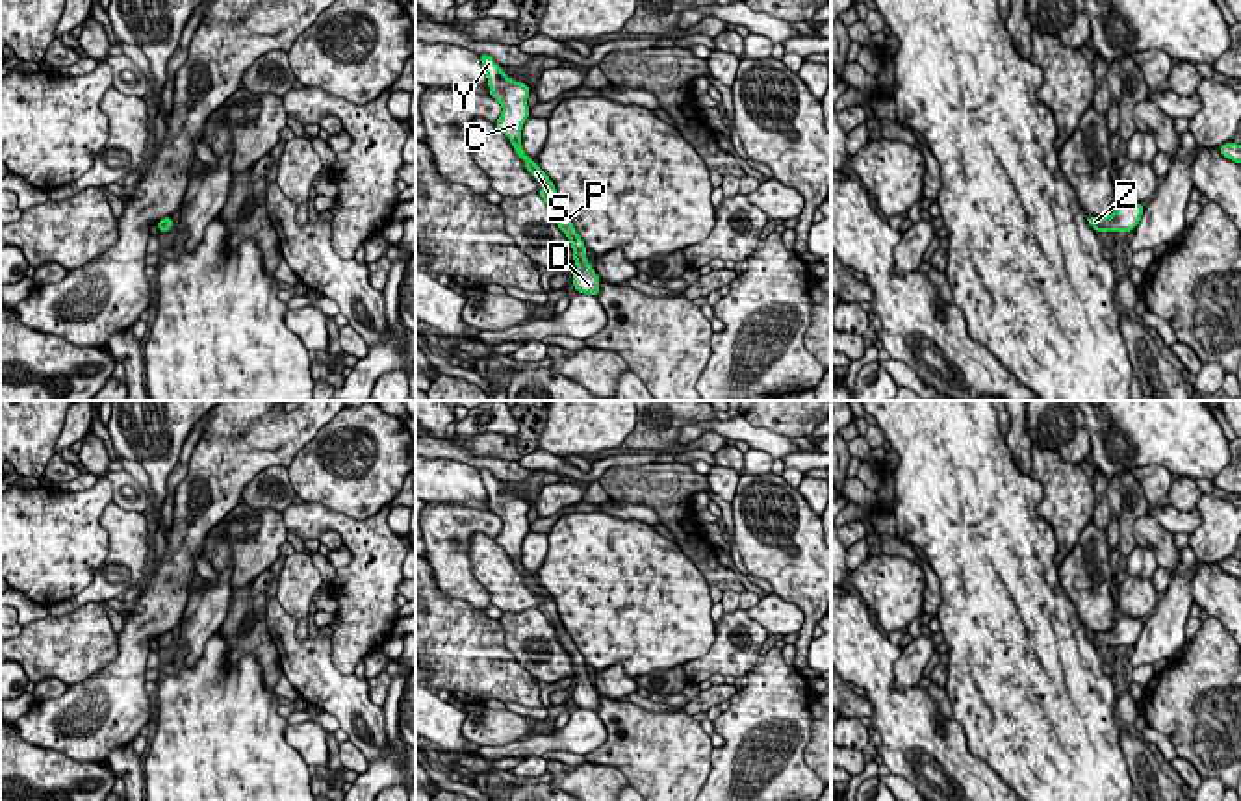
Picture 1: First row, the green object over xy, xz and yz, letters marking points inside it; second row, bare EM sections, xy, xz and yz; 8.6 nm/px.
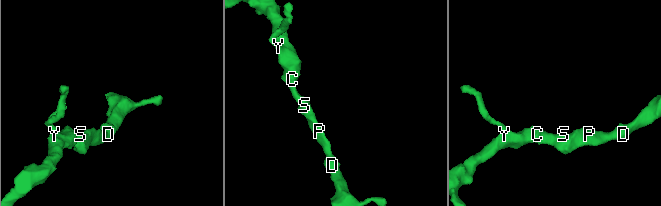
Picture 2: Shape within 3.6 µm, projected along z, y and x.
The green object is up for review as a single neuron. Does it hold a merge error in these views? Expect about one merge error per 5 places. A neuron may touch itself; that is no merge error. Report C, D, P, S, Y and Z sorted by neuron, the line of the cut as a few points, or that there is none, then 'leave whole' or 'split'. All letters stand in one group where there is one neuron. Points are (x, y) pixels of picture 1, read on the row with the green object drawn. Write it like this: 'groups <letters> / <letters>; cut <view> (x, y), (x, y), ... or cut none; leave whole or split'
groups C D P S Y Z; cut none; leave whole

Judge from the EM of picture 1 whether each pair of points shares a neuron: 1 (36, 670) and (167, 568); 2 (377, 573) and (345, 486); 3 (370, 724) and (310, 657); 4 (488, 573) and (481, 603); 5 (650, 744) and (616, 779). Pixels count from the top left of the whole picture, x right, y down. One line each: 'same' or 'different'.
1: different
2: different
3: same
4: different
5: different

